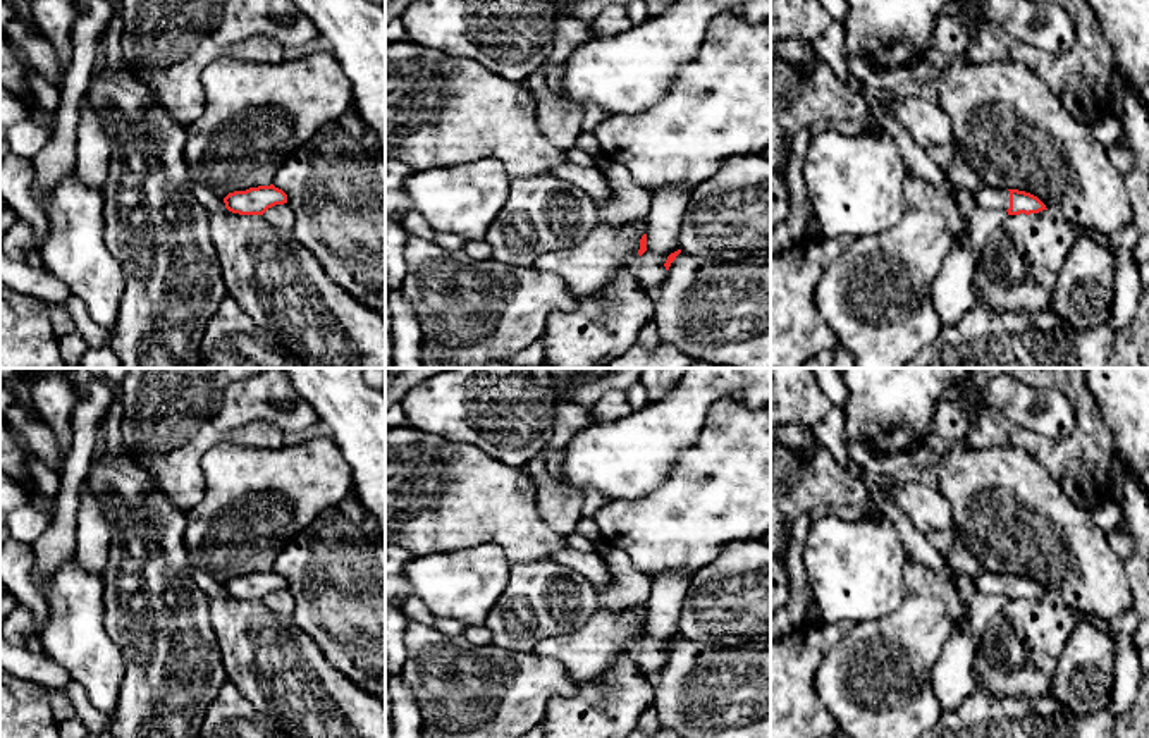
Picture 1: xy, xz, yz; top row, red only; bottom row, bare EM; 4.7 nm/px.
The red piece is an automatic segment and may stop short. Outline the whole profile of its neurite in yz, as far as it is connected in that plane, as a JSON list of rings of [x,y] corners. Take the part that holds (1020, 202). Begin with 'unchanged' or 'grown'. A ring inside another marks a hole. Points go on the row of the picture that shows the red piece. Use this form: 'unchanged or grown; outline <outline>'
grown; outline [[[984,186],[974,194],[980,208],[1006,210],[1008,215],[1030,215],[1048,210],[1046,205],[1034,194],[1018,189],[994,189]]]

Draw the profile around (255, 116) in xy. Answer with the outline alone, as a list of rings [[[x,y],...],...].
[[[332,52],[279,64],[222,55],[201,74],[205,105],[186,129],[193,182],[220,198],[270,186],[284,162],[353,107],[353,88]]]

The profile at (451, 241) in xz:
[[[435,232],[432,241],[449,251],[463,251],[466,241],[454,232]]]

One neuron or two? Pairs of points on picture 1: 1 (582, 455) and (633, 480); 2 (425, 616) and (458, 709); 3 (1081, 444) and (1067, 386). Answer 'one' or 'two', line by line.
1: one
2: two
3: one

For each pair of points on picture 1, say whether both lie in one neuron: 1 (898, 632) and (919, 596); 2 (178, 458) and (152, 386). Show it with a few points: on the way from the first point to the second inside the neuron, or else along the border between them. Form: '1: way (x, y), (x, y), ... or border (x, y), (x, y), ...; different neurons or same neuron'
1: way (907, 623), (919, 611), (919, 604); same neuron
2: way (169, 441), (167, 403); same neuron

